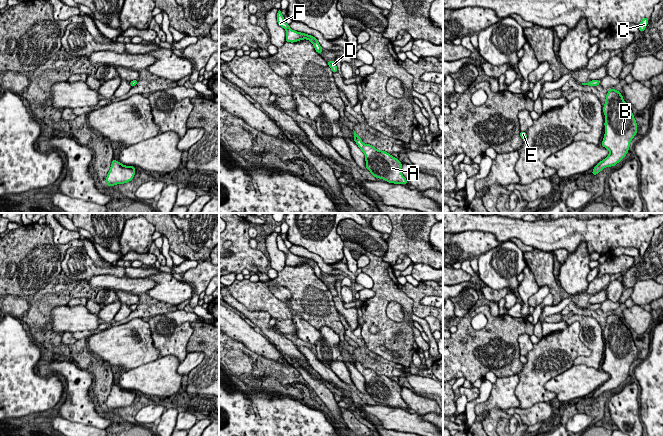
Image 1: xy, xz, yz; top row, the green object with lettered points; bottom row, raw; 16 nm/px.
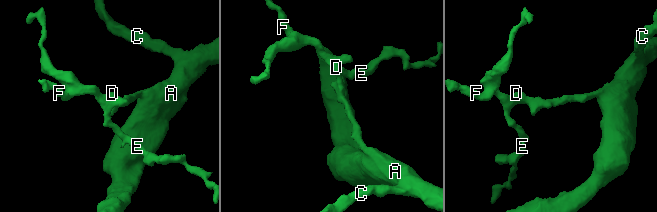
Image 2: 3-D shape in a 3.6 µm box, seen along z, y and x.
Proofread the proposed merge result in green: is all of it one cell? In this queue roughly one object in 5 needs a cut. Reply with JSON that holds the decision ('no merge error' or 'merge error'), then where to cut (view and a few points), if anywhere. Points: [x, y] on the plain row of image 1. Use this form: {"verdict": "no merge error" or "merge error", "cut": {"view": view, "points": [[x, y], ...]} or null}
{"verdict": "no merge error", "cut": null}

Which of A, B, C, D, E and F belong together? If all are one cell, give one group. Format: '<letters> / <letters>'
A B C D E F

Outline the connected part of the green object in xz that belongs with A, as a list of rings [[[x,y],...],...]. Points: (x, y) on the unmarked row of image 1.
[[[354,355],[354,365],[365,378],[366,392],[371,398],[389,407],[408,408],[402,399],[402,387],[385,375],[377,374],[370,368],[364,368],[358,358]]]

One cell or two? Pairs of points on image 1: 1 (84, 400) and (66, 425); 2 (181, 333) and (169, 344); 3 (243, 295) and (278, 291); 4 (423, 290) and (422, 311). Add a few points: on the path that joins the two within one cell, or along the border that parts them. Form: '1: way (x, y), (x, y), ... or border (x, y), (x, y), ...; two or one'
1: border (60, 415), (66, 419), (89, 425); two
2: way (178, 336), (172, 341); one
3: border (269, 282), (285, 286), (289, 290), (291, 297); two
4: way (418, 295), (417, 306); one

